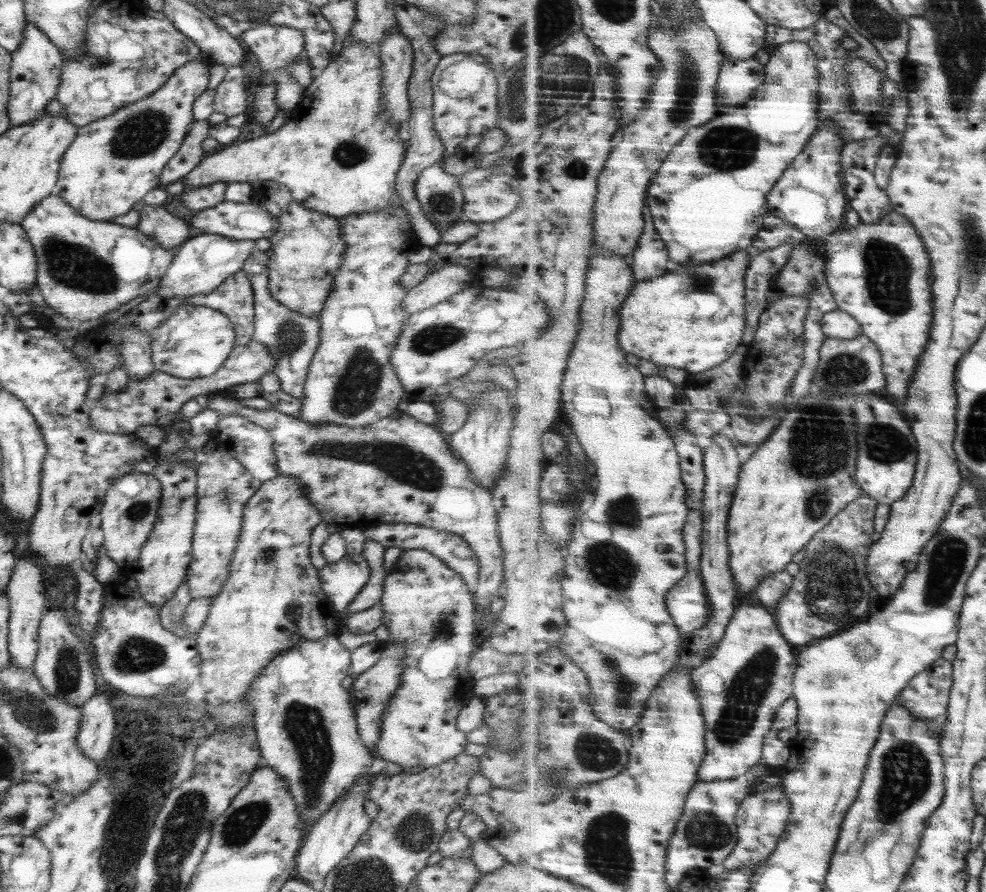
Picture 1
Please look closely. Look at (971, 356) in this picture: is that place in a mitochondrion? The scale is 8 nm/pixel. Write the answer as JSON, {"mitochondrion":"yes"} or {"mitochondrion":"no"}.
{"mitochondrion":"no"}

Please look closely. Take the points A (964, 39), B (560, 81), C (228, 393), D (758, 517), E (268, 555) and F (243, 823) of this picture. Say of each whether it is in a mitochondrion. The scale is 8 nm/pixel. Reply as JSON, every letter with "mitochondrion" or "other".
{"A":"mitochondrion","B":"mitochondrion","C":"other","D":"other","E":"mitochondrion","F":"mitochondrion"}

